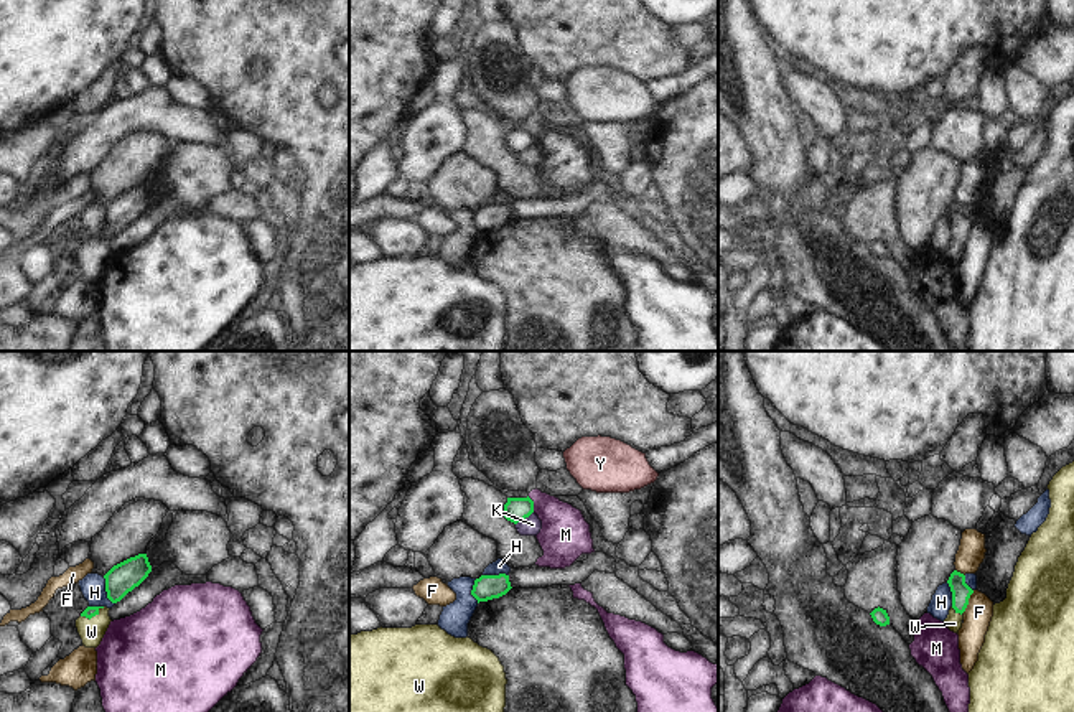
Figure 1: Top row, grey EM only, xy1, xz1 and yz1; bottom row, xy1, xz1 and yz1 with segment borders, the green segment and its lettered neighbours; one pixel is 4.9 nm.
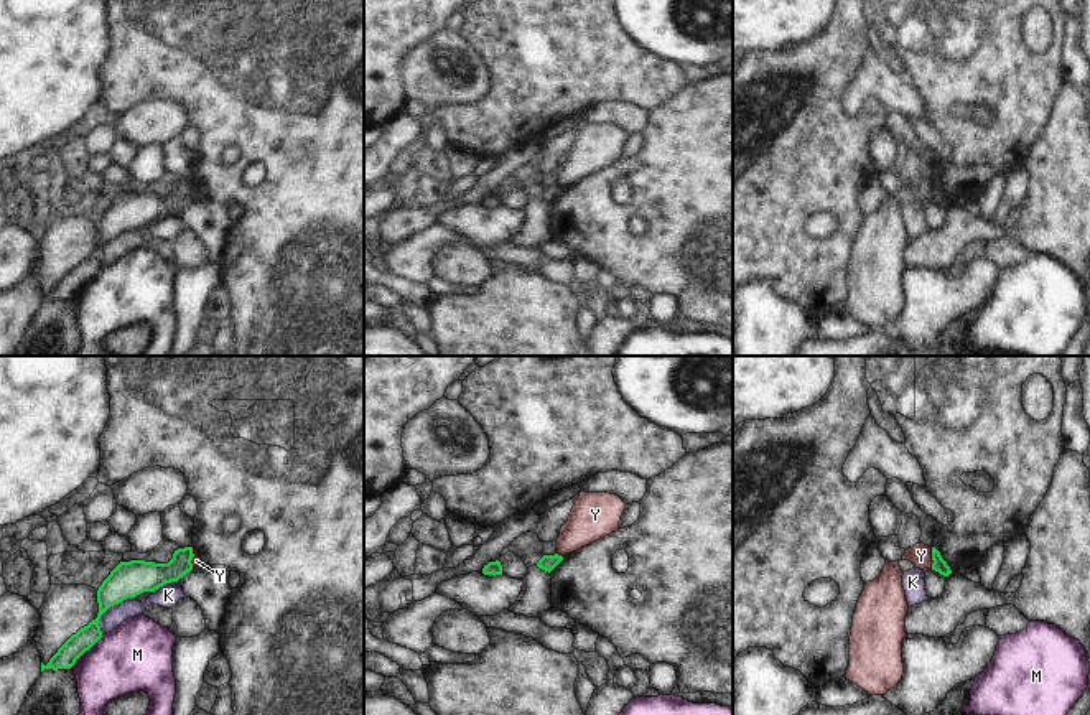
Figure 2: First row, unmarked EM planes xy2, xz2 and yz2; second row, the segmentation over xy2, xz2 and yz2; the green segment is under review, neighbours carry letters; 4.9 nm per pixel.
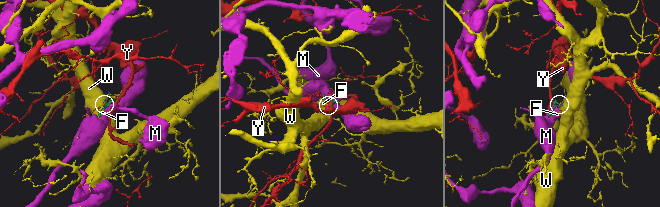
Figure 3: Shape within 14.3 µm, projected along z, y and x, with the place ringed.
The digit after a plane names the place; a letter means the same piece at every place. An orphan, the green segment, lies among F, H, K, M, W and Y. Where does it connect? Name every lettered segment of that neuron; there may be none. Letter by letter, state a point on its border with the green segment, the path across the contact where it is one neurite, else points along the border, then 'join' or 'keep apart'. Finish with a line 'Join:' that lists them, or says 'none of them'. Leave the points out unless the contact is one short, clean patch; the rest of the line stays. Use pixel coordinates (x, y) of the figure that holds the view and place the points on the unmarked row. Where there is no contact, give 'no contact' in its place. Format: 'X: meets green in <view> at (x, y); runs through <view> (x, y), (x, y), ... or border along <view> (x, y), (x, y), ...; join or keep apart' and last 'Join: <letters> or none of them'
F: meets green in yz1 at (967, 233); border along yz1 (974, 221), (962, 243); keep apart
H: meets green in xy1 at (106, 221); border along xy1 (102, 208), (106, 226), (114, 234); keep apart
K: meets green in xy2 at (107, 239); keep apart
M: meets green in xy2 at (86, 280); keep apart
W: meets green in xy1 at (93, 246); runs through xy1 (89, 243), (93, 246), (91, 262); join
Y: meets green in yz2 at (932, 188); border along yz2 (931, 178), (932, 198); keep apart
Join: W

